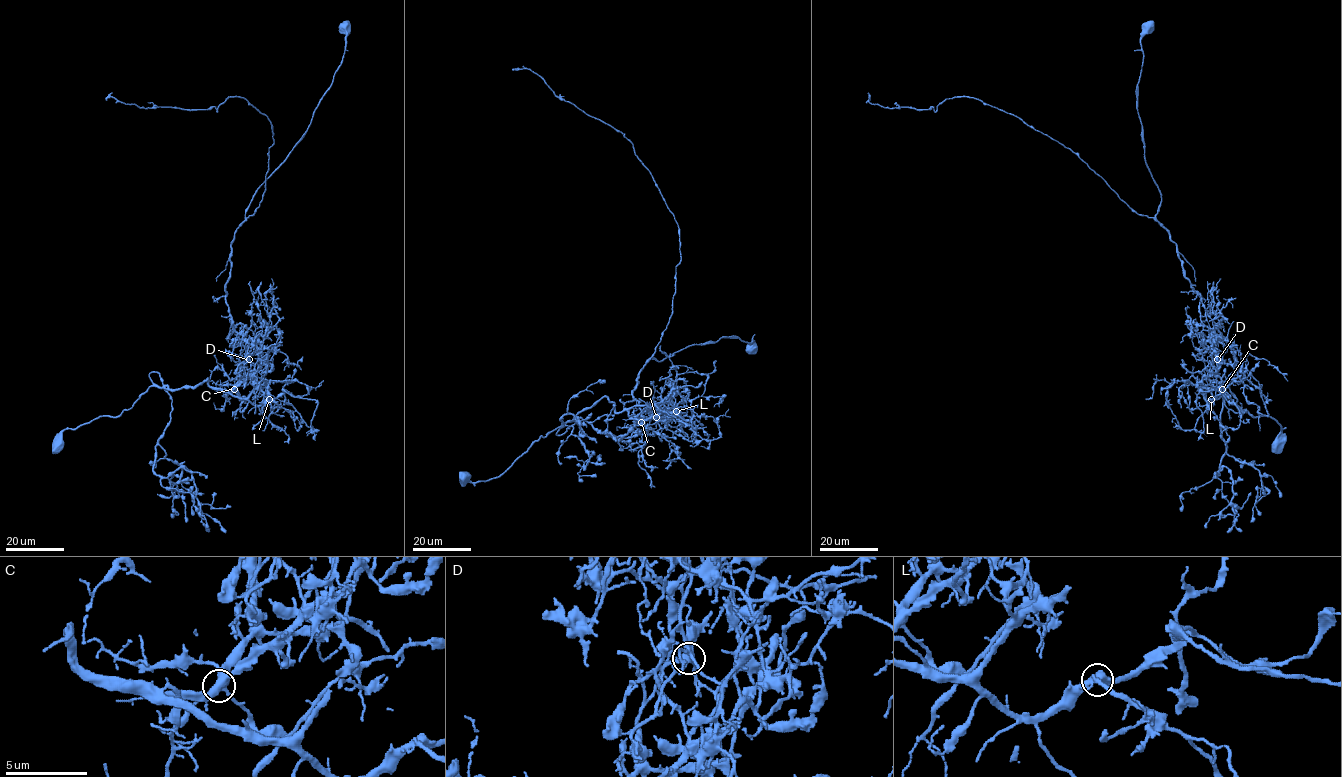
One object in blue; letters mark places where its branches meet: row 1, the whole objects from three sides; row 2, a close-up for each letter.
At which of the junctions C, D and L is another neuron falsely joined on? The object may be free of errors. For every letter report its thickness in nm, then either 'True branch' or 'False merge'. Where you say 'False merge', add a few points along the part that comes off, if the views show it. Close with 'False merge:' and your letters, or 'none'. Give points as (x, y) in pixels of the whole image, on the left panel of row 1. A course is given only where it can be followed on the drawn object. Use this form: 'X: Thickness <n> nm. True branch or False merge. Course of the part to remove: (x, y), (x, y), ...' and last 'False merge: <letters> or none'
C: Thickness 480 nm. True branch
D: Thickness 360 nm. False merge. Course of the part to remove: (249, 360), (225, 285), (234, 234), (265, 190), (270, 121), (243, 97), (229, 97), (217, 111), (106, 100)
L: Thickness 320 nm. True branch
False merge: D

